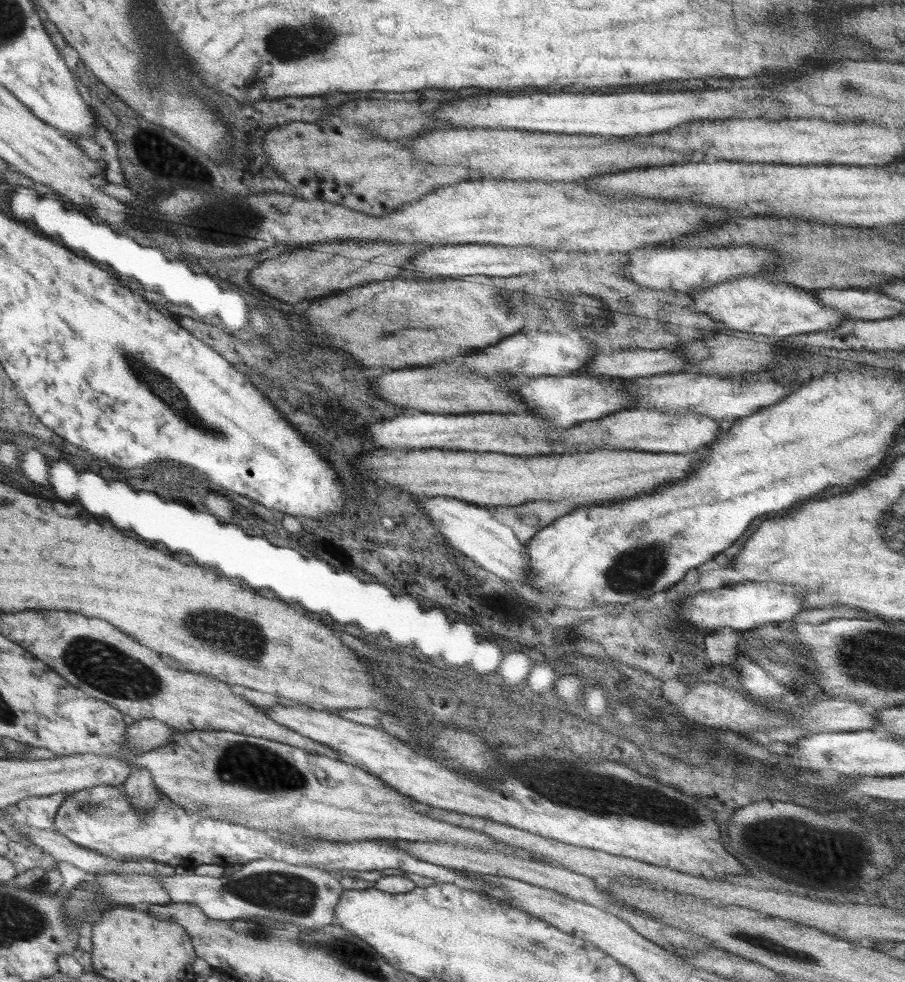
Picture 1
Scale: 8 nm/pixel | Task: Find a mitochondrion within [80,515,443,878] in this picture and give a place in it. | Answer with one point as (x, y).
(247, 765)

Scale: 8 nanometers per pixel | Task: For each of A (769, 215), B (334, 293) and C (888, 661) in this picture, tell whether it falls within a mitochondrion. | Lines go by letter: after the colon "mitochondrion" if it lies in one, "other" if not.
A: other
B: other
C: mitochondrion

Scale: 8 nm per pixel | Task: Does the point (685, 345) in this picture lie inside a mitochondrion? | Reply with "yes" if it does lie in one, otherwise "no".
no

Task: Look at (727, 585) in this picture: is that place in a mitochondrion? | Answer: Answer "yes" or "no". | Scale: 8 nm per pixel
no

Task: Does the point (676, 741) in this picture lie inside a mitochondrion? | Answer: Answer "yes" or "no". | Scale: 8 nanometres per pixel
no

